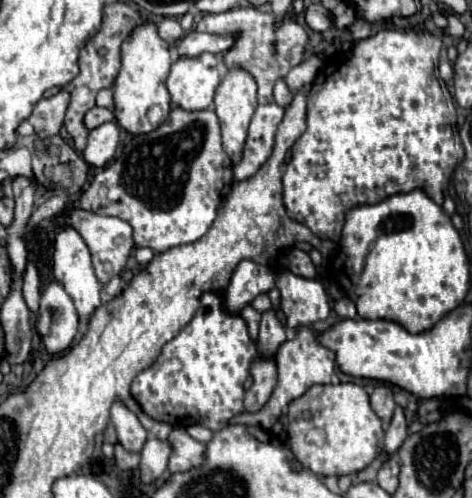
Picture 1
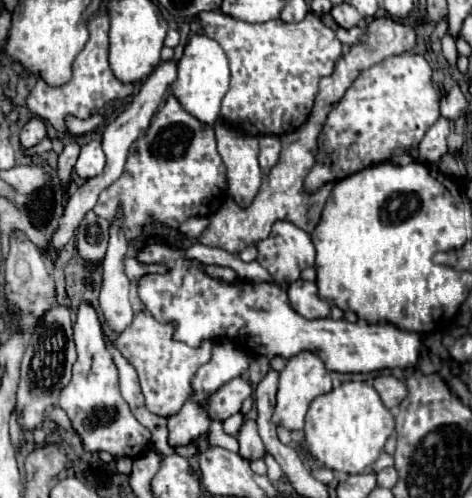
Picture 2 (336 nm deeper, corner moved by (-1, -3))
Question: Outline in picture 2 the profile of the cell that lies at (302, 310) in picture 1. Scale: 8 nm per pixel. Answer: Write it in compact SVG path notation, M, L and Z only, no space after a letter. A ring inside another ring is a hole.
M295 280L289 286L289 302L295 312L303 318L327 318L329 316L329 302L317 296L317 284L307 280Z

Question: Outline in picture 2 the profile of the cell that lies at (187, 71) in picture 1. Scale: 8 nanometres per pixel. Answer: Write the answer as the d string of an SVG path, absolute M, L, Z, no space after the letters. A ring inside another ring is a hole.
M193 36L177 64L177 80L173 82L171 88L175 98L191 116L201 120L203 124L213 126L219 120L221 100L229 90L229 60L223 48L207 36Z

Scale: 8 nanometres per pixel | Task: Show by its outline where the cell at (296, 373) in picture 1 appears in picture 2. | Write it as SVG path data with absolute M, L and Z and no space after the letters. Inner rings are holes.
M299 352L291 360L287 360L285 370L279 374L279 390L277 390L277 404L273 410L273 422L287 430L301 430L311 400L321 394L327 394L329 390L331 390L331 376L321 358L315 356L313 352Z

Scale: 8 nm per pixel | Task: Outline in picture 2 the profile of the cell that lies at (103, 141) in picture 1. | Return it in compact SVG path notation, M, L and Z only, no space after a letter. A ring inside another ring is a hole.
M91 140L89 144L85 144L81 148L79 160L75 164L75 172L87 180L87 178L95 178L97 174L101 174L105 168L105 154L101 148L99 140Z

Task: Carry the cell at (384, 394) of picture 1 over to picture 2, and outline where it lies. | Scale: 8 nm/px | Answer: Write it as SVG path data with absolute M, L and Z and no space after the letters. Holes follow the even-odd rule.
M377 376L375 390L379 392L379 396L387 408L399 406L401 400L407 396L407 386L401 380L397 380L395 376Z

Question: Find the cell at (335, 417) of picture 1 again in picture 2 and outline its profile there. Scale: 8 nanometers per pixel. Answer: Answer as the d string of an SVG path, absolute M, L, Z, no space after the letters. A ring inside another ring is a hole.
M345 382L329 394L317 396L305 418L305 440L311 456L325 468L345 474L365 472L379 458L393 430L393 414L383 406L377 390L365 382Z

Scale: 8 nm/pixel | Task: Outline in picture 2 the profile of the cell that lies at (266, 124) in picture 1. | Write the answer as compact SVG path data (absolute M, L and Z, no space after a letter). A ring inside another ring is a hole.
M261 136L259 138L259 164L261 170L267 172L271 166L275 166L275 162L279 162L279 152L281 152L281 142L277 136Z

